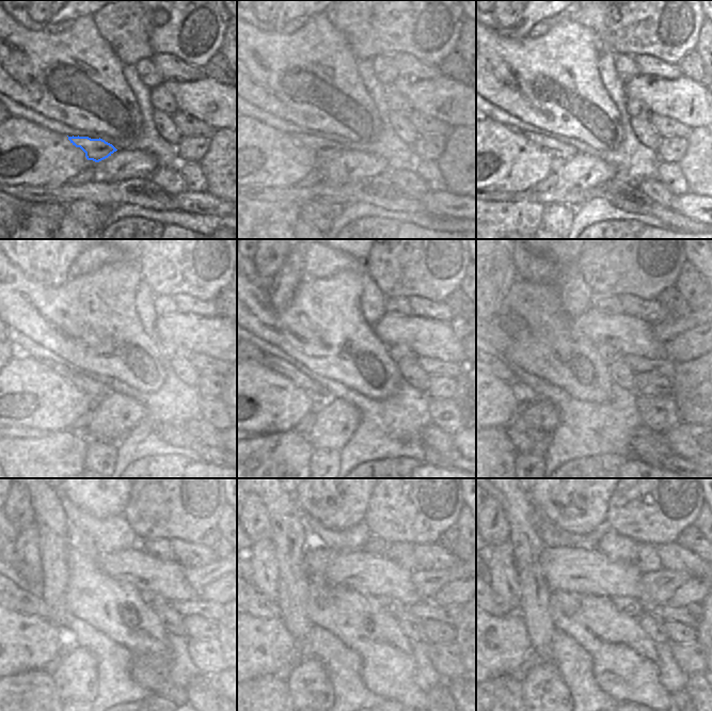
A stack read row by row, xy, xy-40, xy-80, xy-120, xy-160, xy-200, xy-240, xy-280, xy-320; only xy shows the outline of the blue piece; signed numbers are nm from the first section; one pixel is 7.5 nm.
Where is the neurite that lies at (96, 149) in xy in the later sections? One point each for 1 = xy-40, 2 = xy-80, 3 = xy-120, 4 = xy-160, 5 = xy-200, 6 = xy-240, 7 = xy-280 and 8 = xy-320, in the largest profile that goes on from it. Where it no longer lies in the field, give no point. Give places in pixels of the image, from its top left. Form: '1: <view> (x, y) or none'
1: xy-40 (321, 147)
2: xy-80 (555, 148)
3: xy-120 (68, 385)
4: xy-160 (267, 368)
5: xy-200 (497, 366)
6: xy-240 (21, 601)
7: xy-280 (258, 605)
8: xy-320 (497, 610)

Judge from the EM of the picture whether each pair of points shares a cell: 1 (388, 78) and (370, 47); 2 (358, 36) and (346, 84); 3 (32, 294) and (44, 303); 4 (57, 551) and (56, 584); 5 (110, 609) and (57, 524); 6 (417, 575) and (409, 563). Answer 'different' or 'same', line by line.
1: different
2: different
3: same
4: same
5: different
6: different

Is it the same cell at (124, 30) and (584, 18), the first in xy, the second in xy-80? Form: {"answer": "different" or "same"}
{"answer": "same"}

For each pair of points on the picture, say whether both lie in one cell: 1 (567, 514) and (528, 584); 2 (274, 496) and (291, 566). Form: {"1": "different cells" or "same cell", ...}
{"1": "different cells", "2": "same cell"}

